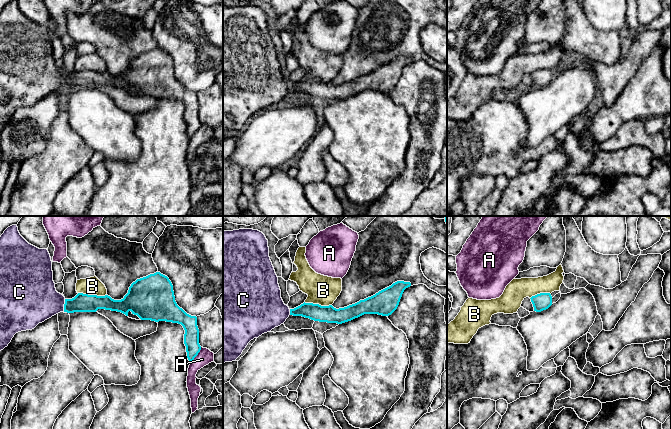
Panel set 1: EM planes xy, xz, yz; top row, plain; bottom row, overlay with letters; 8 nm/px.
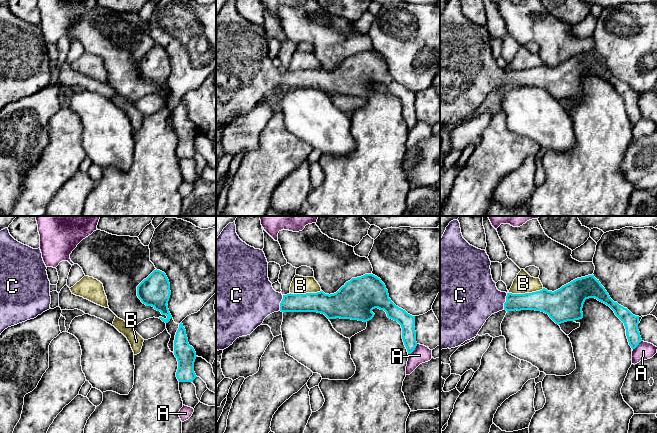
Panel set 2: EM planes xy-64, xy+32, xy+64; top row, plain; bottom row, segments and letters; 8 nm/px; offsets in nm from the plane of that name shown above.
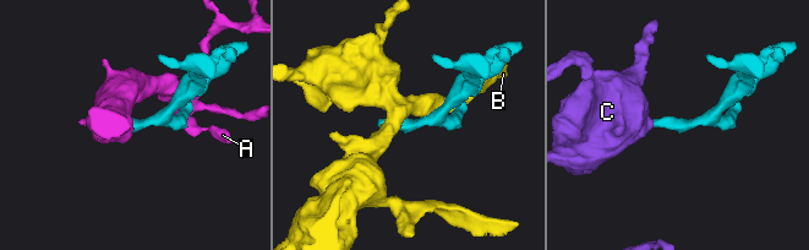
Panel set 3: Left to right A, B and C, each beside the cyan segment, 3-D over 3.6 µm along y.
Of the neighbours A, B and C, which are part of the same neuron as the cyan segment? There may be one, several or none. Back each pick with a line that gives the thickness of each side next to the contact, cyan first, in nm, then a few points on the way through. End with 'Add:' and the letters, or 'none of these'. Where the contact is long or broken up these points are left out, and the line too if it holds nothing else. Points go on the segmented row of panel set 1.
C: Thickness 150 nm (cyan) against 380 nm. Path across: xy (81, 302), (74, 305), (64, 305), (34, 299)
Add: C

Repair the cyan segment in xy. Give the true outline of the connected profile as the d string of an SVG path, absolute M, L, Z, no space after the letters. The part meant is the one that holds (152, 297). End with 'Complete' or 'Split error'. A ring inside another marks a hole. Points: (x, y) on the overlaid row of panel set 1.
M12 225L4 231L0 237L0 351L8 346L16 333L32 330L39 323L60 312L96 312L98 309L117 311L126 316L131 311L141 320L181 324L185 330L184 344L190 363L201 350L197 317L187 314L177 305L173 285L167 276L156 272L137 279L121 300L114 300L108 295L83 293L78 293L72 299L66 299L56 291L48 250L29 244L20 235L17 225Z. Split error

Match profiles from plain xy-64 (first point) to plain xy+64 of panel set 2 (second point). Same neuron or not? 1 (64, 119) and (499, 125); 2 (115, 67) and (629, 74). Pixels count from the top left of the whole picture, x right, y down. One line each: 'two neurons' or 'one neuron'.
1: one neuron
2: two neurons

